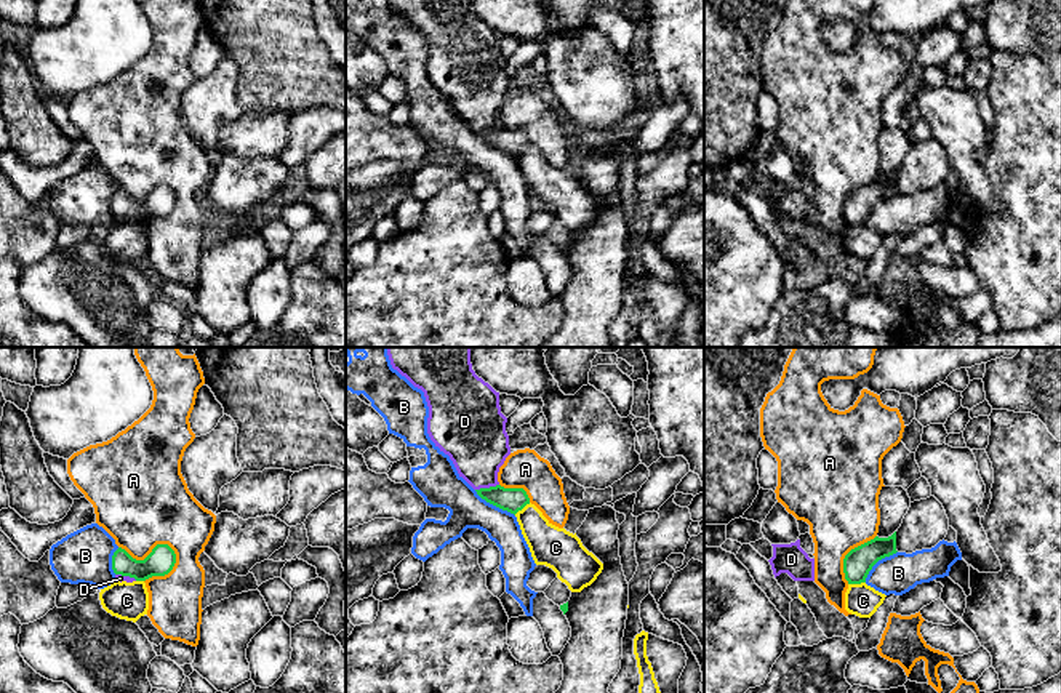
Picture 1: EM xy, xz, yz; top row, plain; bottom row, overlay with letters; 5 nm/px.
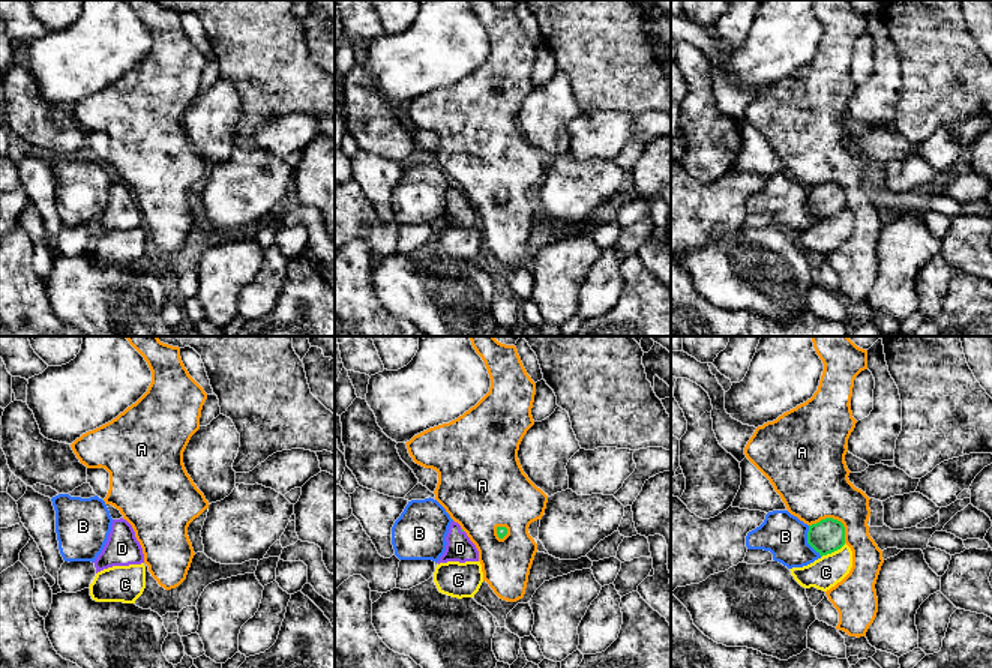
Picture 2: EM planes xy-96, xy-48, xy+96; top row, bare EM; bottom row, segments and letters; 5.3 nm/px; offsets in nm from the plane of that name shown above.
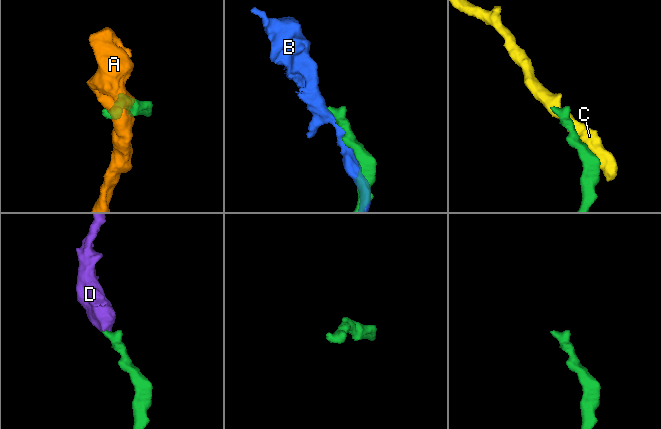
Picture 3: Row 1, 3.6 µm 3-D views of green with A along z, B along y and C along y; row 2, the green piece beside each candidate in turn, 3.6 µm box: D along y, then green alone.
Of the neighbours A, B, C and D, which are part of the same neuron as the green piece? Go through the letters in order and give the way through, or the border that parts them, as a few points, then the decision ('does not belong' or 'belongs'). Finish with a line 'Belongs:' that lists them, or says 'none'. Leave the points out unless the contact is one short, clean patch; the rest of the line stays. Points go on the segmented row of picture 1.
A: along xy (119, 546), (143, 559), (157, 544), (167, 544), (176, 562) | does not belong
B: does not belong
C: does not belong
D: across xz (512, 500), (501, 498), (487, 488), (477, 461), (476, 440) | belongs
Belongs: D

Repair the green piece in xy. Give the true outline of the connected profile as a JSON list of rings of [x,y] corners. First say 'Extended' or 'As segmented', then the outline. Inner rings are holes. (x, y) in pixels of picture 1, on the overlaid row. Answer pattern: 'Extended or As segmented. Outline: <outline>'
Extended. Outline: [[[157,544],[144,560],[133,559],[118,547],[112,555],[115,581],[146,581],[152,576],[168,575],[176,563],[176,554],[168,544]]]

